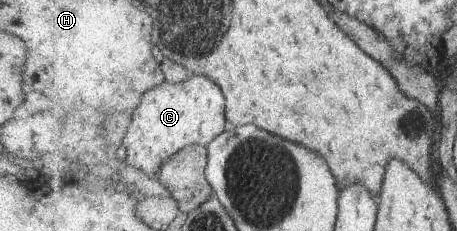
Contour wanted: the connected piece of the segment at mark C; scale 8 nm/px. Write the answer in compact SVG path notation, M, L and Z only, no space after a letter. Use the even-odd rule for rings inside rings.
M193 76L187 82L163 84L149 89L132 113L125 140L126 159L129 166L150 177L157 177L161 165L174 154L191 145L208 147L225 132L226 94L211 78Z

